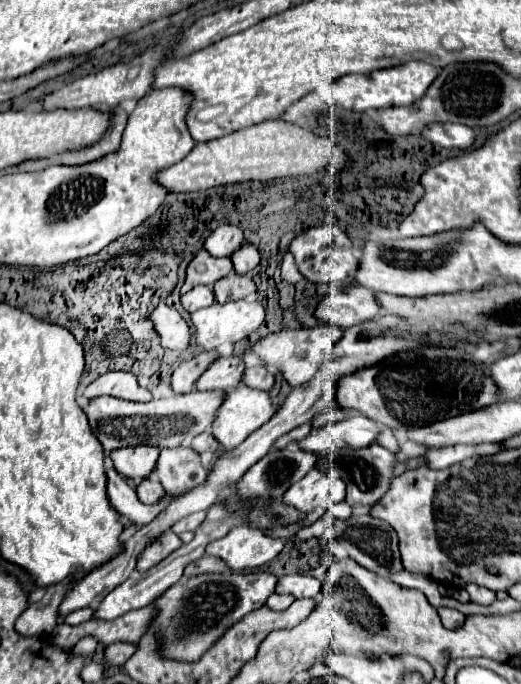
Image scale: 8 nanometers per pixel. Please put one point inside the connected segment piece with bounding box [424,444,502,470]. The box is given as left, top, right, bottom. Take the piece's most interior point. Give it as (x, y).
(444, 458)

